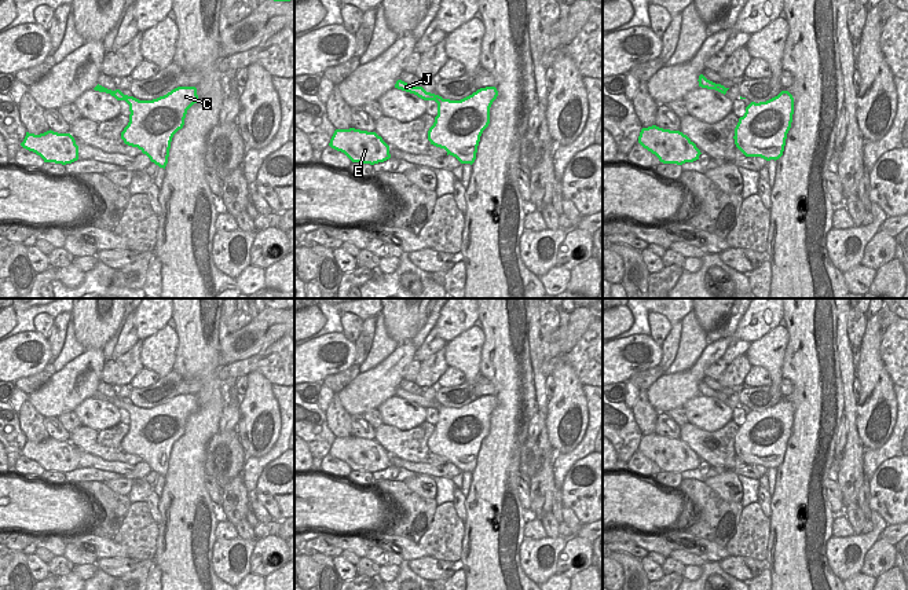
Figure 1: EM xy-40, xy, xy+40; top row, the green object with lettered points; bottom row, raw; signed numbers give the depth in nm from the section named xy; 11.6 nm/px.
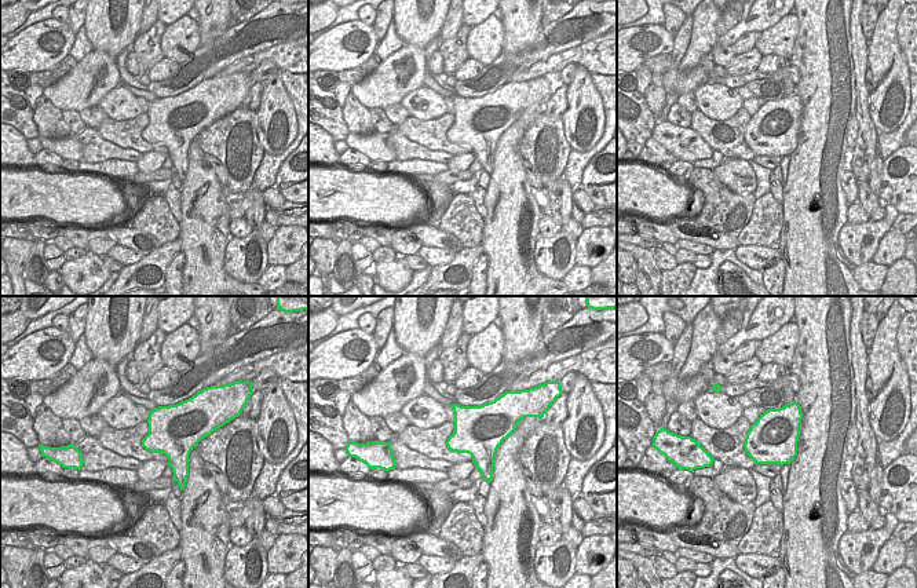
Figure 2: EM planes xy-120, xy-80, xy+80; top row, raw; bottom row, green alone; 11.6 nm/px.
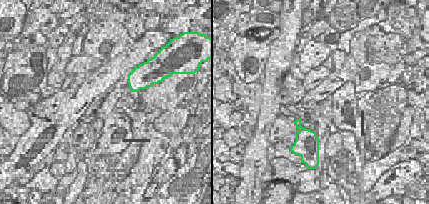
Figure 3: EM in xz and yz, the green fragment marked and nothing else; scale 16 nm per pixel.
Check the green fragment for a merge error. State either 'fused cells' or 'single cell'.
single cell

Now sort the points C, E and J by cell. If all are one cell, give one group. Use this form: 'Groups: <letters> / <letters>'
Groups: C E J.

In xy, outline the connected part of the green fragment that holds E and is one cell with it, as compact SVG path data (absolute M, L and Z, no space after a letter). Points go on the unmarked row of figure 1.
M336 437L329 454L344 461L352 470L374 473L391 466L389 454L376 440Z

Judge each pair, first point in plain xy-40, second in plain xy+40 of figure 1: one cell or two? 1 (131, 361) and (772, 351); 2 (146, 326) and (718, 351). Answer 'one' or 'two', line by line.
1: two
2: one

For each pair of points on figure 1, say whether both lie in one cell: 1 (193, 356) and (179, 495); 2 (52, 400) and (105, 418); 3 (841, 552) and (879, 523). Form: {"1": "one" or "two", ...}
{"1": "one", "2": "two", "3": "one"}

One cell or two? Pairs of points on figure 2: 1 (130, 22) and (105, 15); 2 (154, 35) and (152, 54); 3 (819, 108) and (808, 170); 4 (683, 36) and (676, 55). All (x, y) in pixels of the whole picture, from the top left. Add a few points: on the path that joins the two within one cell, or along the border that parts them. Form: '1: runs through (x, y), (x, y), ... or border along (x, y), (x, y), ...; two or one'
1: runs through (121, 29), (114, 33), (109, 24); one
2: runs through (152, 39), (152, 50); one
3: runs through (819, 123), (819, 154); one
4: runs through (682, 40), (679, 51); one

